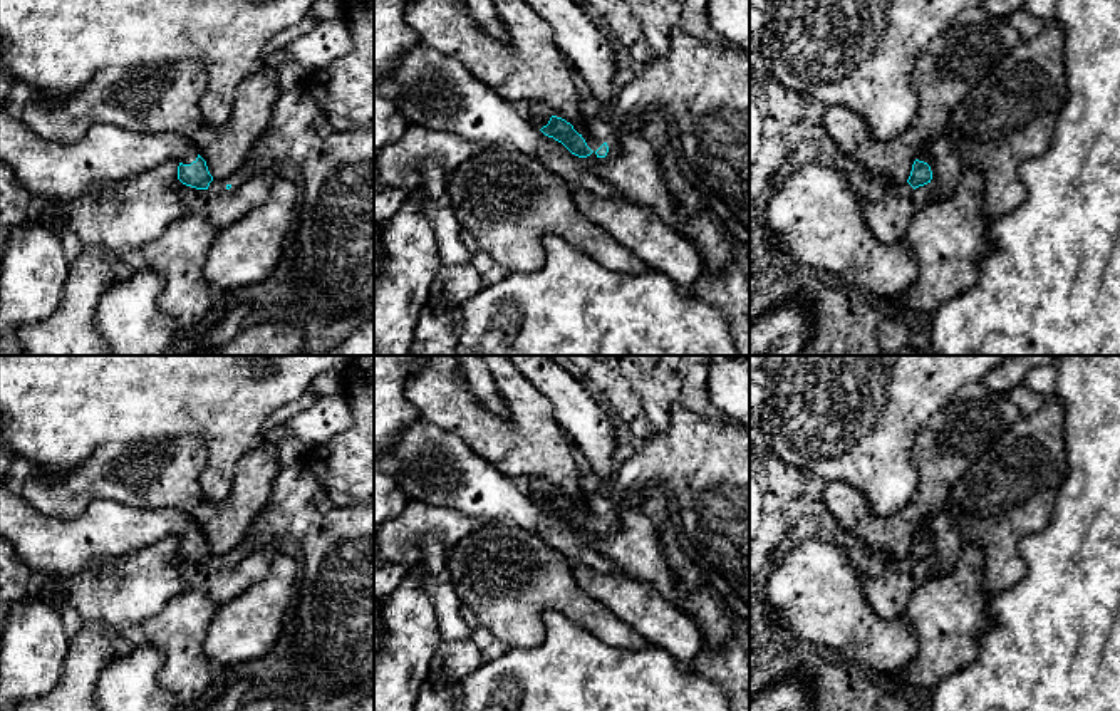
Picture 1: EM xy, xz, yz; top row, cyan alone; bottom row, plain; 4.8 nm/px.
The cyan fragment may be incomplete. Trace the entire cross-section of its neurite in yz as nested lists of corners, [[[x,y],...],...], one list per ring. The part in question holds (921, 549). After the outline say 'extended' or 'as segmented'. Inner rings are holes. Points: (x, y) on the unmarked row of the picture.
[[[932,518],[922,520],[922,523],[919,527],[919,533],[912,540],[912,547],[910,547],[910,552],[907,555],[910,565],[924,562],[924,560],[931,558],[931,555],[932,555],[931,542],[922,537],[924,528],[931,523],[931,520]]]; extended

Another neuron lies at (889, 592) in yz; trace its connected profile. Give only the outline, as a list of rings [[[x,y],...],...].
[[[927,558],[912,565],[907,572],[889,567],[875,577],[865,577],[865,599],[875,615],[882,620],[900,615],[909,605],[912,594],[932,579],[934,565],[934,560]]]

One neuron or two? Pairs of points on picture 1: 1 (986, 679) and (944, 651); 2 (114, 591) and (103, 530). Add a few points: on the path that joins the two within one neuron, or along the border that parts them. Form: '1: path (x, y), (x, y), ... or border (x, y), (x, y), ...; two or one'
1: border (985, 631), (980, 639), (978, 654), (933, 688); two
2: border (145, 545), (94, 559), (71, 572); two

